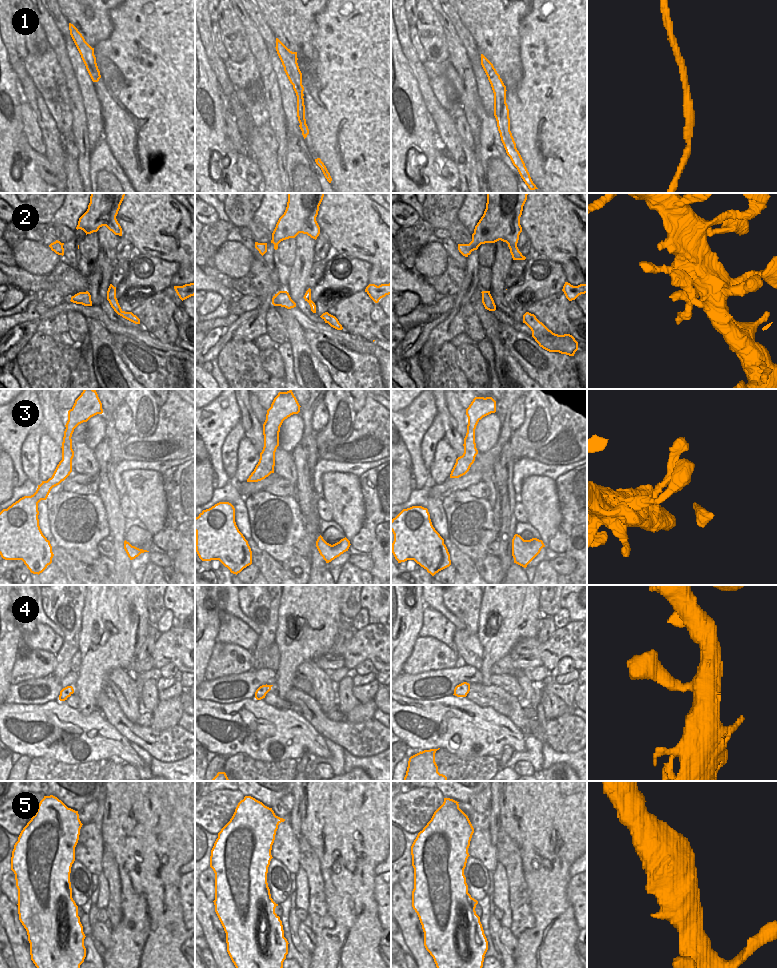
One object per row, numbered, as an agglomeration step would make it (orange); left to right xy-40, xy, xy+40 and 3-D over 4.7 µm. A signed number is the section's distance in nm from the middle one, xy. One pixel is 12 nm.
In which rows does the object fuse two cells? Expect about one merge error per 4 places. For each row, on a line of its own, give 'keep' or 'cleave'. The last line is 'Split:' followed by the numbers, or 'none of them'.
1: keep
2: keep
3: keep
4: keep
5: keep
Split: none of them

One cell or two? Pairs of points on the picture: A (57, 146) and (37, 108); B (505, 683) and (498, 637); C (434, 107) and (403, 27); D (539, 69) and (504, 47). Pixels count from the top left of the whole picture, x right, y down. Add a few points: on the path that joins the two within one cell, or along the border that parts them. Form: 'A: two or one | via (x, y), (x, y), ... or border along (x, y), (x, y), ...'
A: one | via (52, 137), (43, 117)
B: two | border along (492, 674), (490, 676), (490, 684)
C: one | via (425, 87), (407, 47)
D: two | border along (519, 34), (519, 54), (523, 71), (521, 81)

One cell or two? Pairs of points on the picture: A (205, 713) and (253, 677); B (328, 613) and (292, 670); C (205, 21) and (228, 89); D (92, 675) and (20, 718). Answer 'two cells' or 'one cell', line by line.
A: two cells
B: one cell
C: one cell
D: two cells

